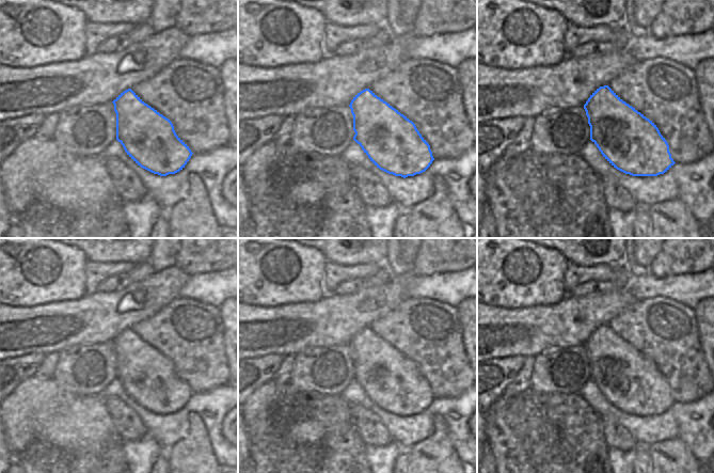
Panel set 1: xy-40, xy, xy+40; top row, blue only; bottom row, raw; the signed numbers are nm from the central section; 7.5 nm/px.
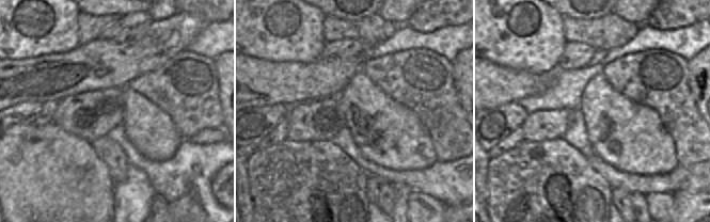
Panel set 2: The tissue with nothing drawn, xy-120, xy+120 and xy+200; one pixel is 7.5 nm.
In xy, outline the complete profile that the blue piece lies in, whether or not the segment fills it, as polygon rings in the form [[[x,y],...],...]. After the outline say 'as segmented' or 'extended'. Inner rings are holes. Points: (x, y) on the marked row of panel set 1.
[[[369,89],[358,93],[349,105],[353,115],[353,140],[362,147],[370,161],[380,170],[401,176],[414,176],[425,172],[434,160],[430,145],[422,137],[415,124]]] | as segmented

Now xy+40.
[[[608,85],[597,89],[584,109],[590,126],[590,140],[617,170],[632,176],[657,176],[676,163],[656,125],[623,101]]] | as segmented

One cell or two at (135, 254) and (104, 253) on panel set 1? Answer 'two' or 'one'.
one

